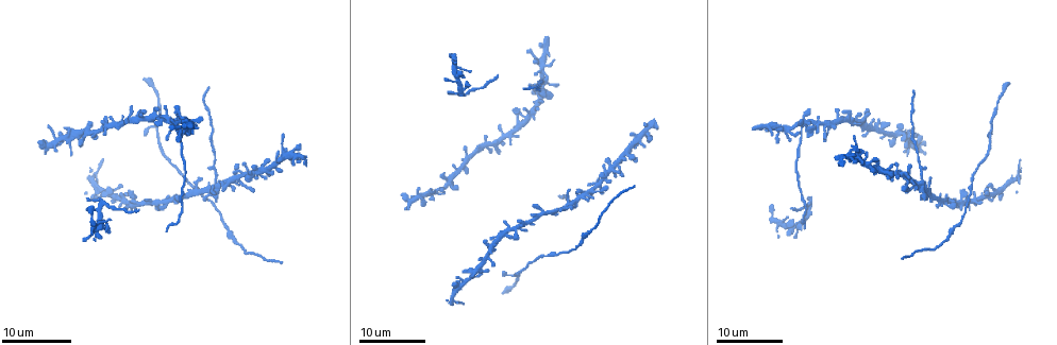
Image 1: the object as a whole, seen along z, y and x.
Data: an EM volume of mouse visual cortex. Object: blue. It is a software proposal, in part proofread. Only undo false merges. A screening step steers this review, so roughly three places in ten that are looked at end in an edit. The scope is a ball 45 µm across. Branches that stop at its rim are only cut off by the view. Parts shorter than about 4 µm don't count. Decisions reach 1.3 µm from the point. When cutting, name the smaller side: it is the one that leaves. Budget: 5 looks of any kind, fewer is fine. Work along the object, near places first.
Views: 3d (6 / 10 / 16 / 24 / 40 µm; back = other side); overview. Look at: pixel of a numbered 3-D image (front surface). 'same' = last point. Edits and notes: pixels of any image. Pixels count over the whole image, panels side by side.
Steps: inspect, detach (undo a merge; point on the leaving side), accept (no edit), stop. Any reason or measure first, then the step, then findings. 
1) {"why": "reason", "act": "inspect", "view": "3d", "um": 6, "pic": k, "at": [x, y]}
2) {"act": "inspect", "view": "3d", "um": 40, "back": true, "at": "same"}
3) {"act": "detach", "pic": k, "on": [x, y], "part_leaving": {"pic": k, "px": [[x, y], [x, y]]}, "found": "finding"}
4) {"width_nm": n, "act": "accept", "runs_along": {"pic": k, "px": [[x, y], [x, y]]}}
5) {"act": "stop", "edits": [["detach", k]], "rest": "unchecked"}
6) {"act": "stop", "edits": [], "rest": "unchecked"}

{"why": "four or more arms meet", "act": "inspect", "view": "3d", "um": 24, "pic": 1, "at": [160, 201]}

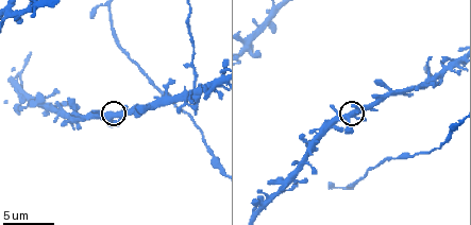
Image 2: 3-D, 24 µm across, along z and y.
{"act": "inspect", "view": "3d", "um": 6, "pic": 2, "at": [116, 113]}

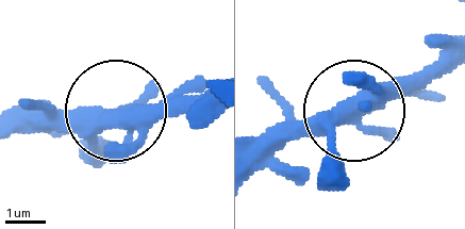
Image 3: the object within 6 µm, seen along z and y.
{"why": "other side", "act": "inspect", "view": "3d", "um": 6, "back": true, "pic": 3, "at": [351, 119]}

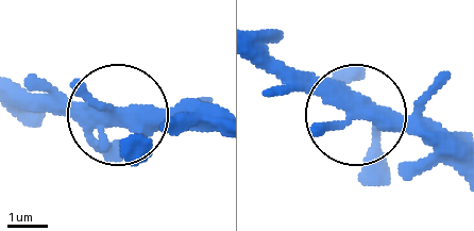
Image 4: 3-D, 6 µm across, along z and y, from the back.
{"side_arm_um": 21, "act": "accept", "found": "all the same neuron"}

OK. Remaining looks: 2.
{"why": "side arm on a straight run", "act": "inspect", "view": "3d", "um": 16, "pic": 1, "at": [102, 205]}

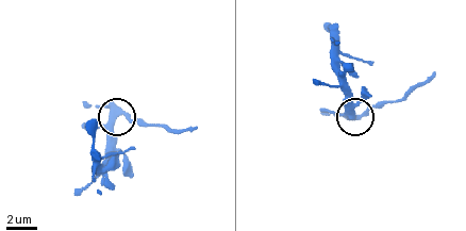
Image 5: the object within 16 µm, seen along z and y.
{"act": "inspect", "view": "3d", "um": 10, "pic": 5, "at": [358, 116]}

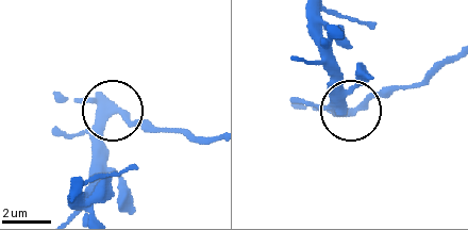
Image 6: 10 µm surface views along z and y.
{"arms": 3, "act": "detach", "pic": 6, "on": [153, 129], "part_leaving": {"pic": 6, "px": [[123, 115], [213, 140]]}, "found": "a second neuron is stuck on"}

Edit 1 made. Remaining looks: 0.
{"act": "stop", "edits": [["detach", 6]], "rest": "unchecked"}

